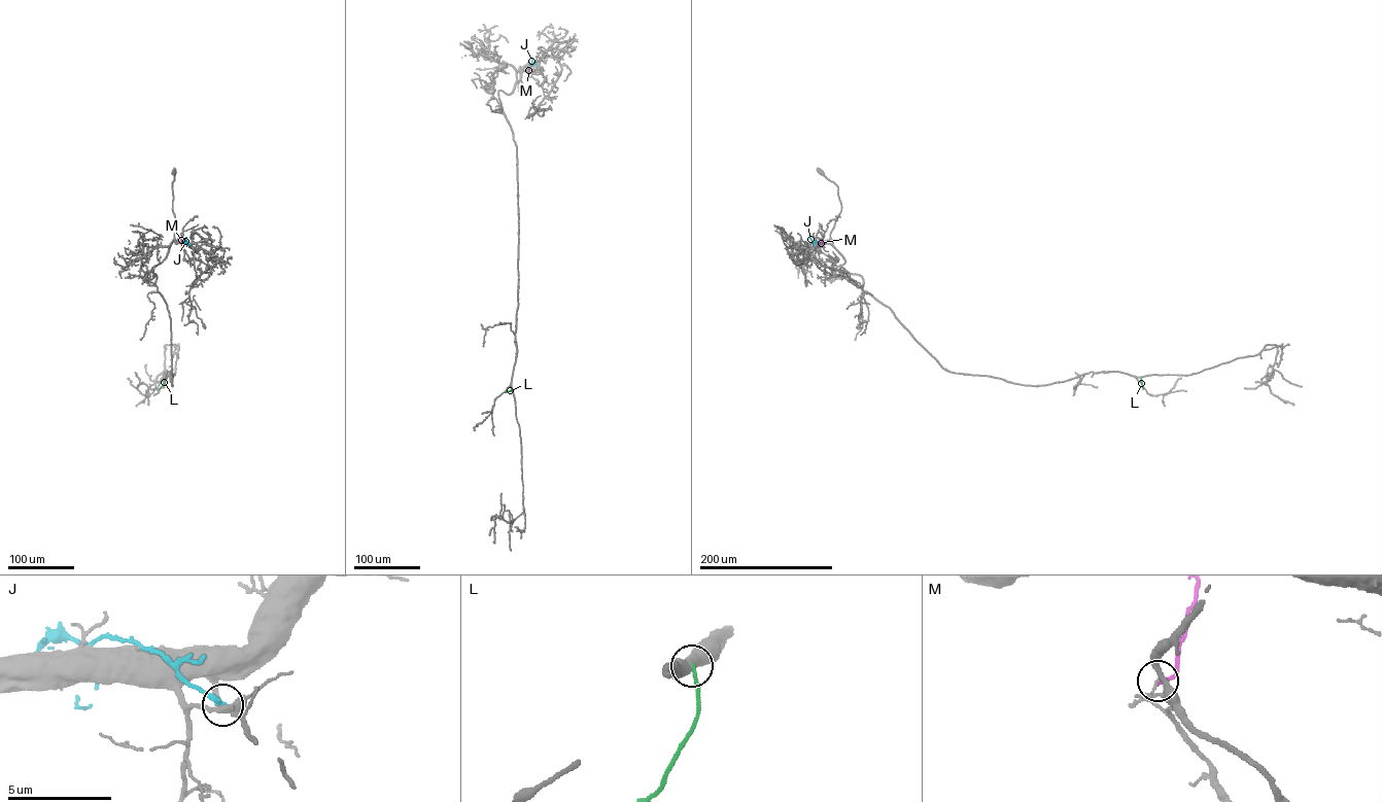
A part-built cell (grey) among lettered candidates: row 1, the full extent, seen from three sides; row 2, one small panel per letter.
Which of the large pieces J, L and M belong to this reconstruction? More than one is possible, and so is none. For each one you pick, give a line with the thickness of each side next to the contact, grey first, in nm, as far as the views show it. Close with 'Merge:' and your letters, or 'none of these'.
Merge: none of these

